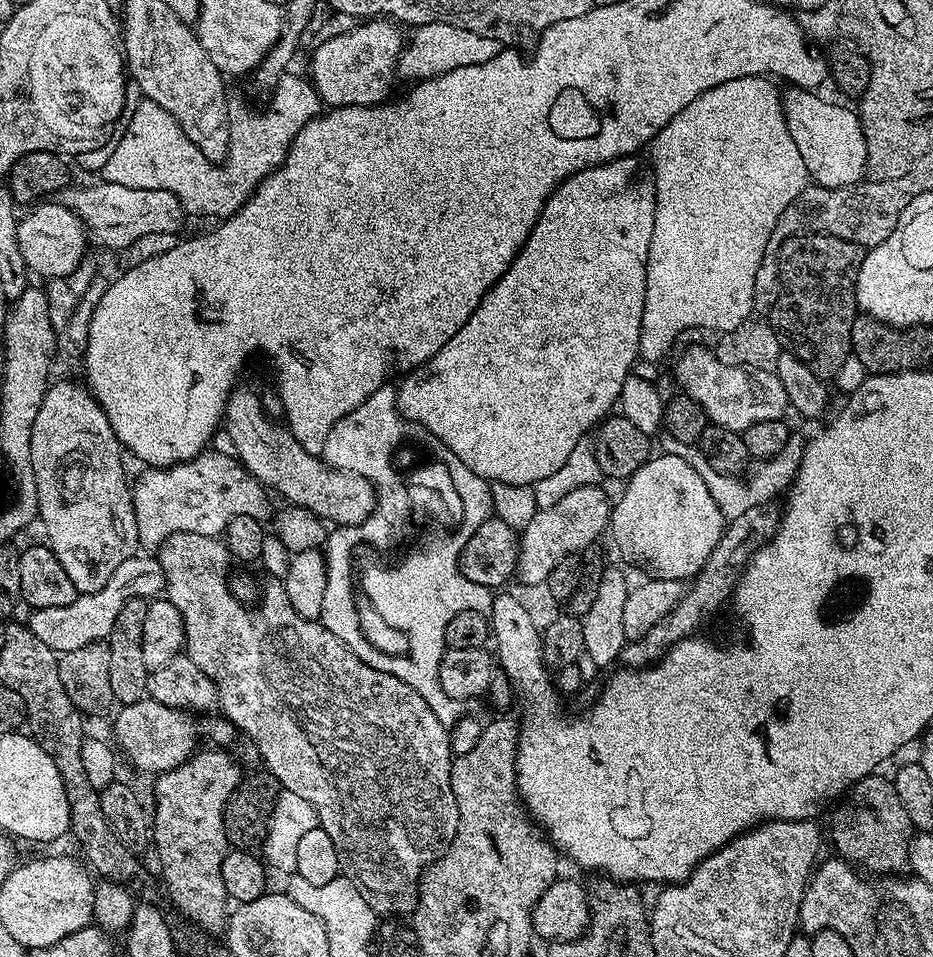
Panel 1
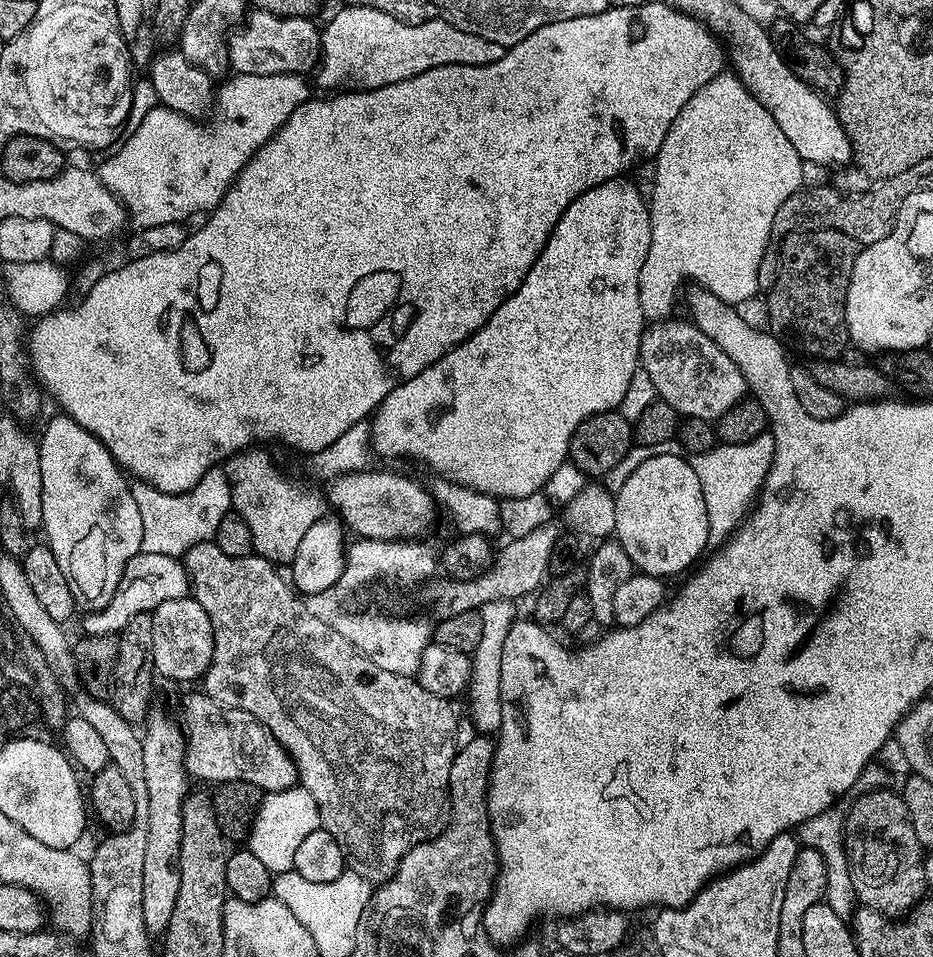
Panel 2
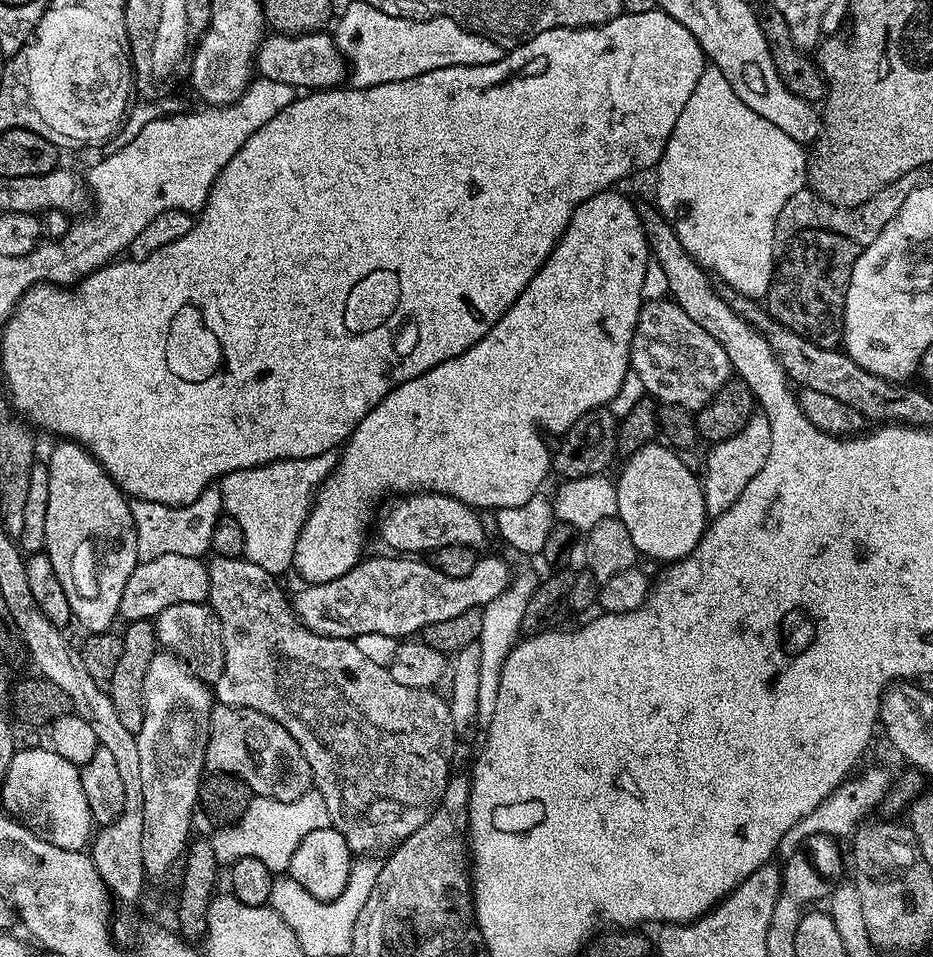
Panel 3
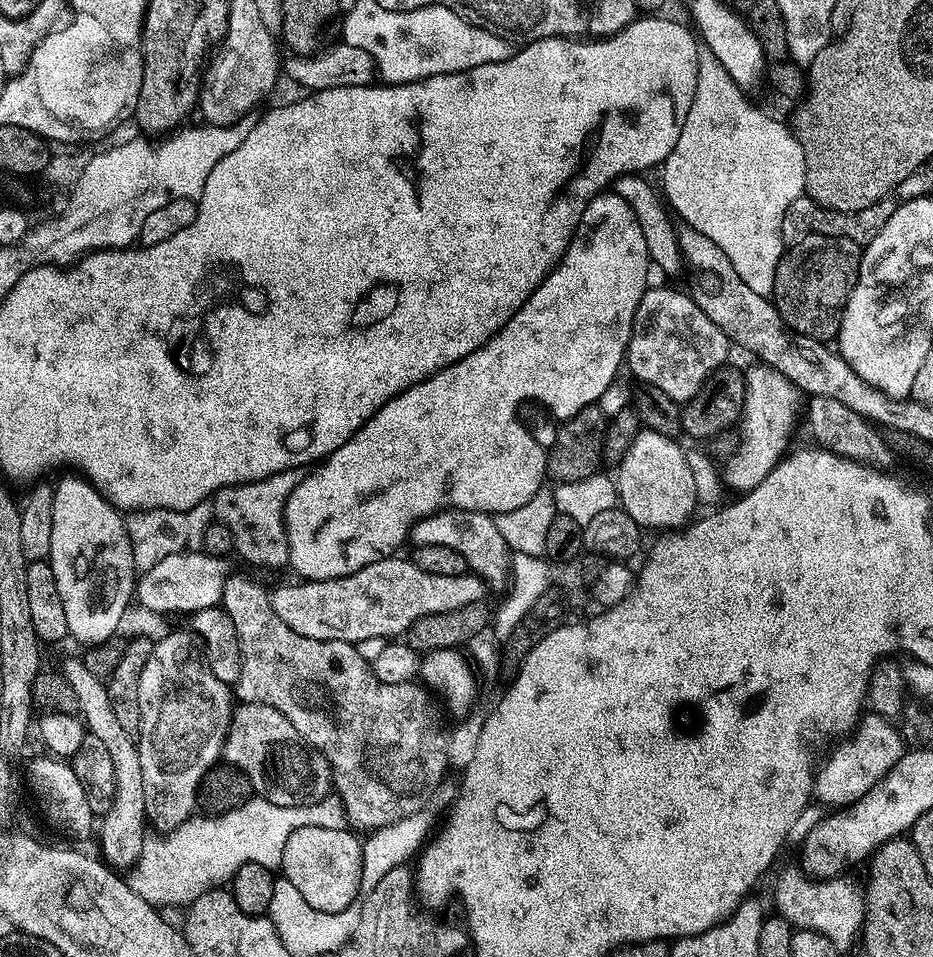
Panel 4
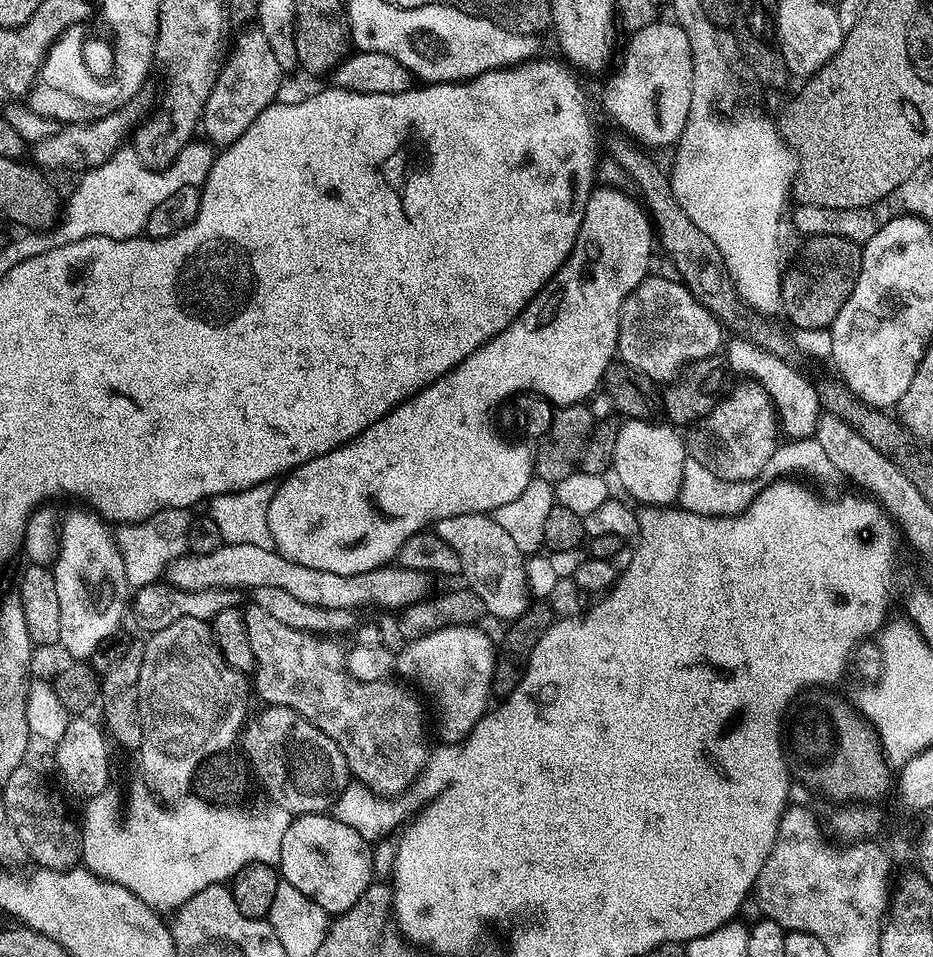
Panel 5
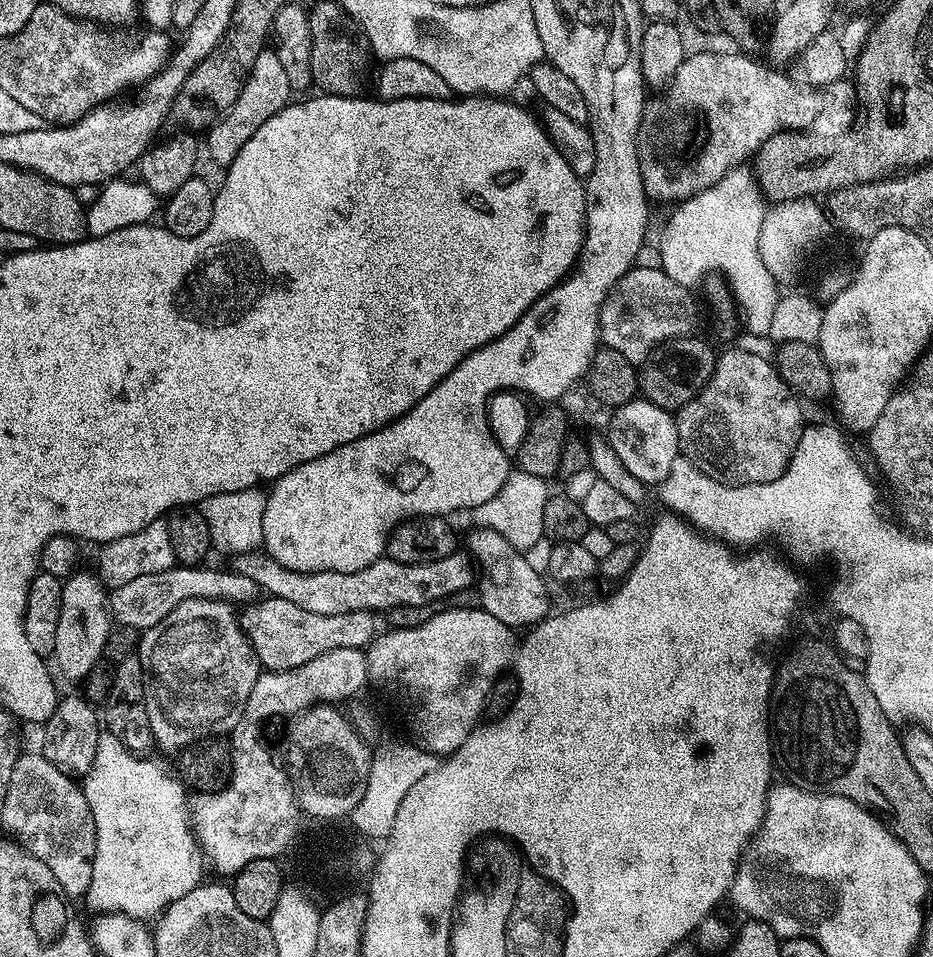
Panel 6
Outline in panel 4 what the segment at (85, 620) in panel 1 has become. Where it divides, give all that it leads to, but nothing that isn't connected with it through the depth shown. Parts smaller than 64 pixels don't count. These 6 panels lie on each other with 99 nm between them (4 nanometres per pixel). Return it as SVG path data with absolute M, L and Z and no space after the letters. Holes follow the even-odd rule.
M188 550L162 558L158 566L139 577L134 589L135 599L152 612L201 612L215 608L223 601L224 582L230 575L227 559L209 556L203 550Z

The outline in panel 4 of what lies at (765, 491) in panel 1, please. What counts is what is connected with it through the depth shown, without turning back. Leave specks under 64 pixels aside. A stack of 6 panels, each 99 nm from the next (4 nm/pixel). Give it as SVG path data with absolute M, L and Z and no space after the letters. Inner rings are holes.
M767 365L745 371L742 451L734 456L731 466L723 468L722 478L729 489L736 492L753 491L777 462L787 453L798 414L802 412L802 393L794 383Z

